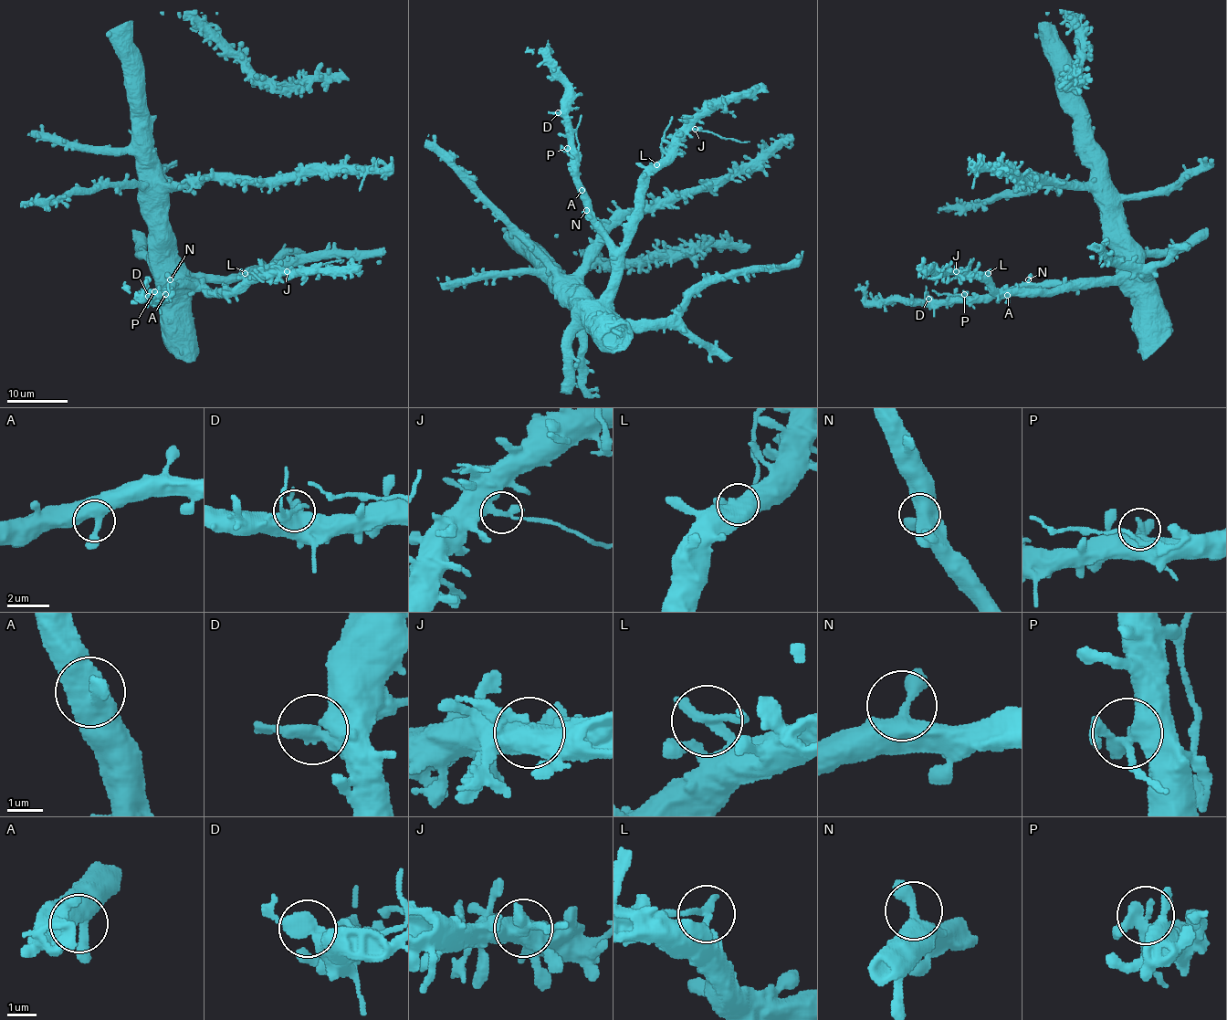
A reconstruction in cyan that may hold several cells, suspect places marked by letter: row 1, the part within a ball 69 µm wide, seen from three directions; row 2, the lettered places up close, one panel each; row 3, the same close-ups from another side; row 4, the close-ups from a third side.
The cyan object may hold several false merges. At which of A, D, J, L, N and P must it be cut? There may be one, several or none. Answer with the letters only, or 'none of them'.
J, L

